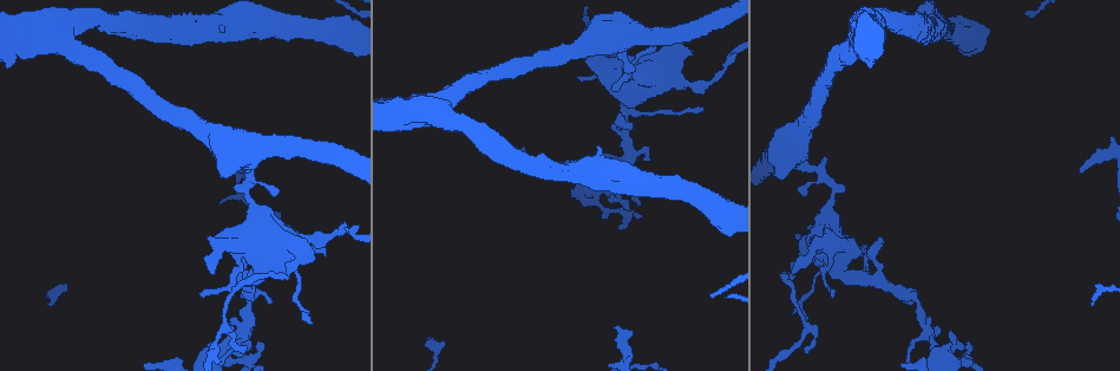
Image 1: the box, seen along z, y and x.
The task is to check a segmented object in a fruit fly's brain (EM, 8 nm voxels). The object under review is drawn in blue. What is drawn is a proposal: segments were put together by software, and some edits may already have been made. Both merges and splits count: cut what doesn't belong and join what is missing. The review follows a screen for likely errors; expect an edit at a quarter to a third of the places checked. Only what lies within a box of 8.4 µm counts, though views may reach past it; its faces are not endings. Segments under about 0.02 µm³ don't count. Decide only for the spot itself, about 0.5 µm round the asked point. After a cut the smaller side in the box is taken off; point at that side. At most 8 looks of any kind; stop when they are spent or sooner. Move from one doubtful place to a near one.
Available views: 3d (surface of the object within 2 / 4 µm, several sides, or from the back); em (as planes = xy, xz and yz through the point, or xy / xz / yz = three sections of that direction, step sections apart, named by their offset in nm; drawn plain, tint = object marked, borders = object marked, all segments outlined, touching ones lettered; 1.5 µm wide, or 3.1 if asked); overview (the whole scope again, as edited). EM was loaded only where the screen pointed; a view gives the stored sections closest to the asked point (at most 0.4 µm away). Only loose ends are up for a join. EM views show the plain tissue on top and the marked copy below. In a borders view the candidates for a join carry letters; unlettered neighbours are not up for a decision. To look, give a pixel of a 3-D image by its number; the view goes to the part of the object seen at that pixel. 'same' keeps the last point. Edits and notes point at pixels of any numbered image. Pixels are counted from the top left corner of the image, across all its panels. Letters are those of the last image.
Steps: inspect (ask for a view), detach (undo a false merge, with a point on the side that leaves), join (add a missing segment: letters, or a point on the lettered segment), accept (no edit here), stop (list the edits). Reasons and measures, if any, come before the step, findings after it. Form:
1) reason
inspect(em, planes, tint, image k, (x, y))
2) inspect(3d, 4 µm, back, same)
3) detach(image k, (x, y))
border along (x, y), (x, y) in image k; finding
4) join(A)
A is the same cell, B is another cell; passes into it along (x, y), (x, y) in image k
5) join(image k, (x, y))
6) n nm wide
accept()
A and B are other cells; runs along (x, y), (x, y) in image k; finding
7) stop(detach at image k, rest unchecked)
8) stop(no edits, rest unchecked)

tapers out
inspect(em, planes, tint, image 1, (630, 125))

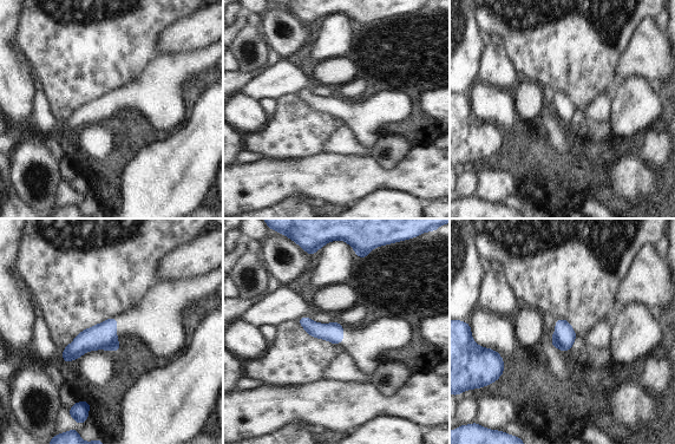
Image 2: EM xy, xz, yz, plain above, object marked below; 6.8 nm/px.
inspect(em, planes, borders, same)

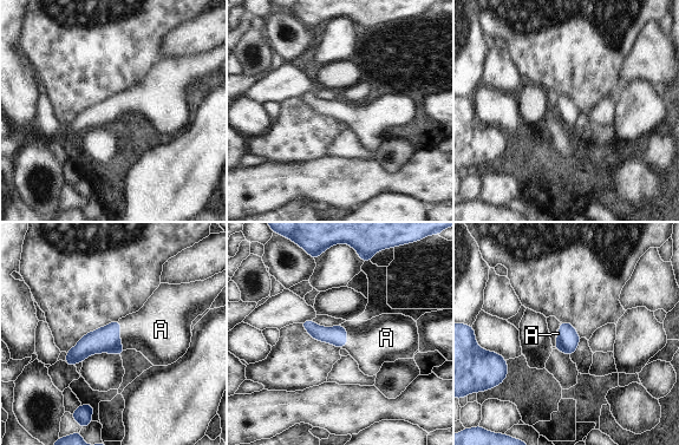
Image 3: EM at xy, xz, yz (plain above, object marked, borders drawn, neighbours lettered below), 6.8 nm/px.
140 nm wide
join(A)
A is the same cell; passes into it along (337, 335), (346, 335), (383, 339) in image 3; it goes on there

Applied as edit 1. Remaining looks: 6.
inspect(overview)

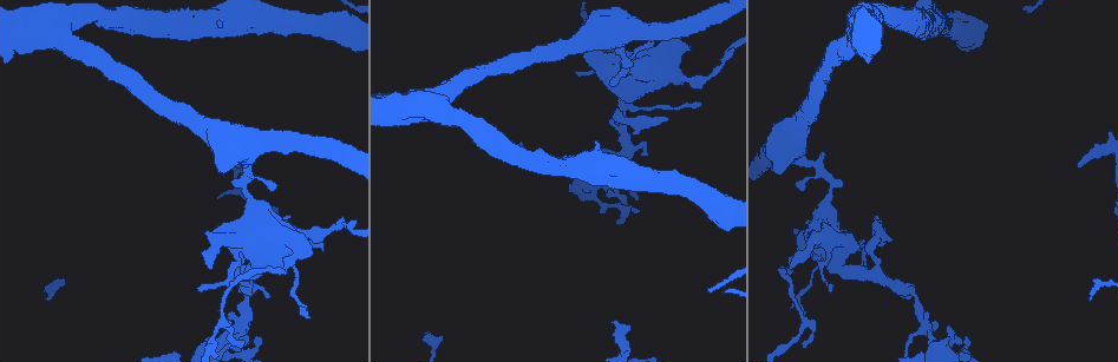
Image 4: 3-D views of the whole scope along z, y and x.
free end
inspect(3d, 2 µm, image 4, (1079, 160))

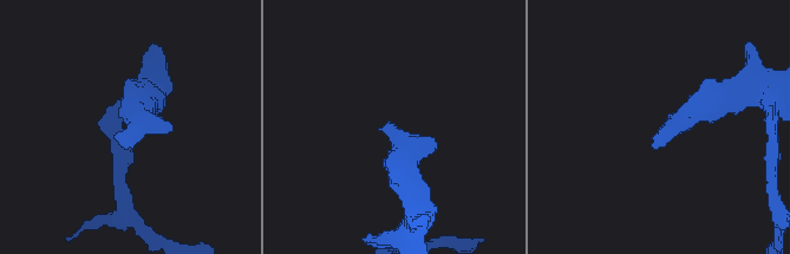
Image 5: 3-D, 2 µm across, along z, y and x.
inspect(em, xz, step 4, tint, image 5, (121, 132))

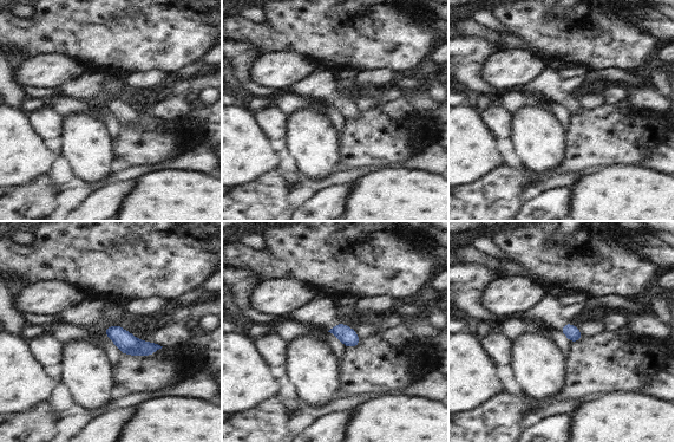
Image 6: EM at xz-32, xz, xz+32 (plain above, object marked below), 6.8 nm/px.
inspect(em, xy, step 8, borders, same)

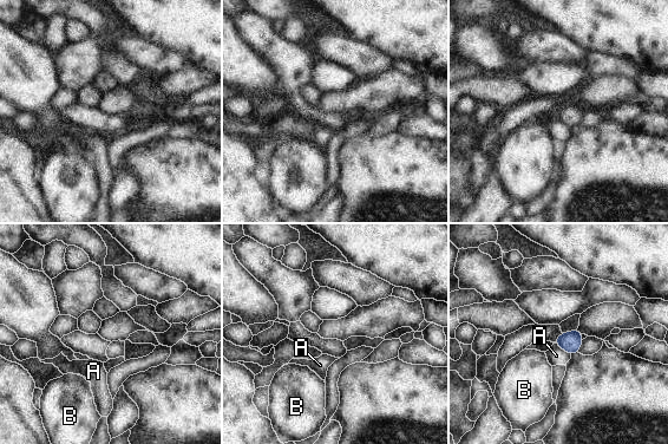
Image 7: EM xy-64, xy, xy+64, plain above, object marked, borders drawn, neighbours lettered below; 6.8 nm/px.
140 nm wide
accept()
A and B are other cells; border along (555, 343), (570, 354) in image 7; none of them fits

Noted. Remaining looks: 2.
stop(join at image 3, rest unchecked)

